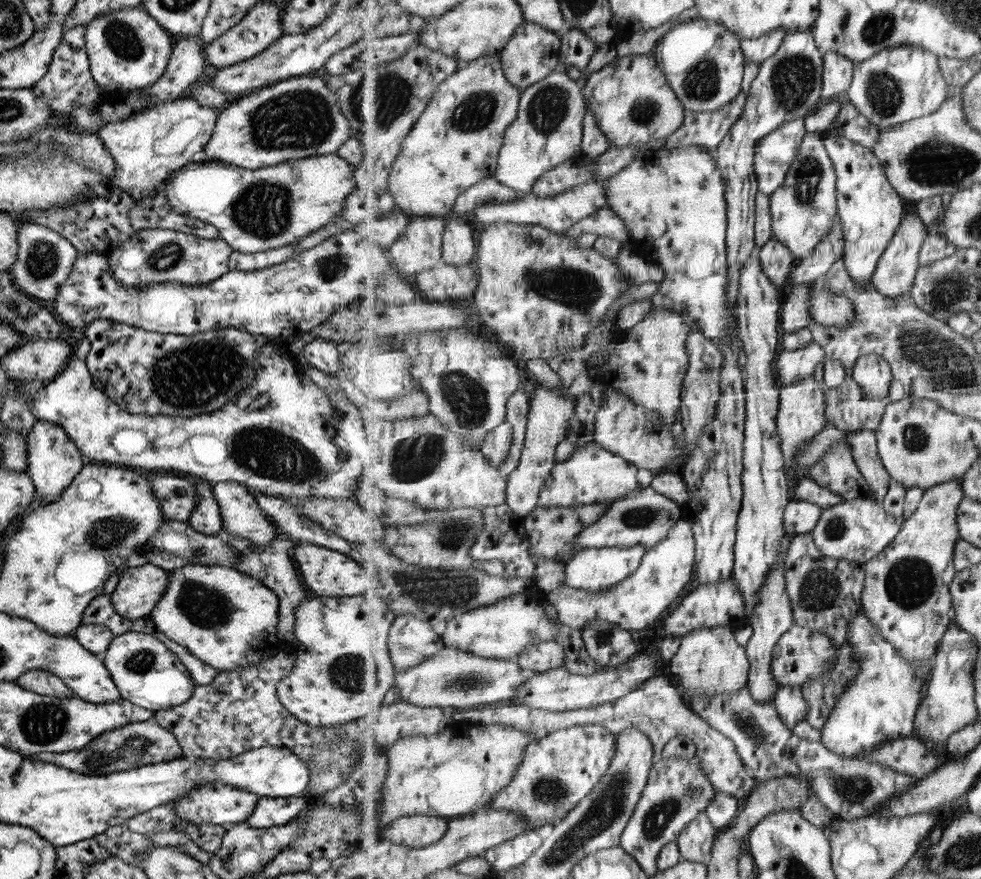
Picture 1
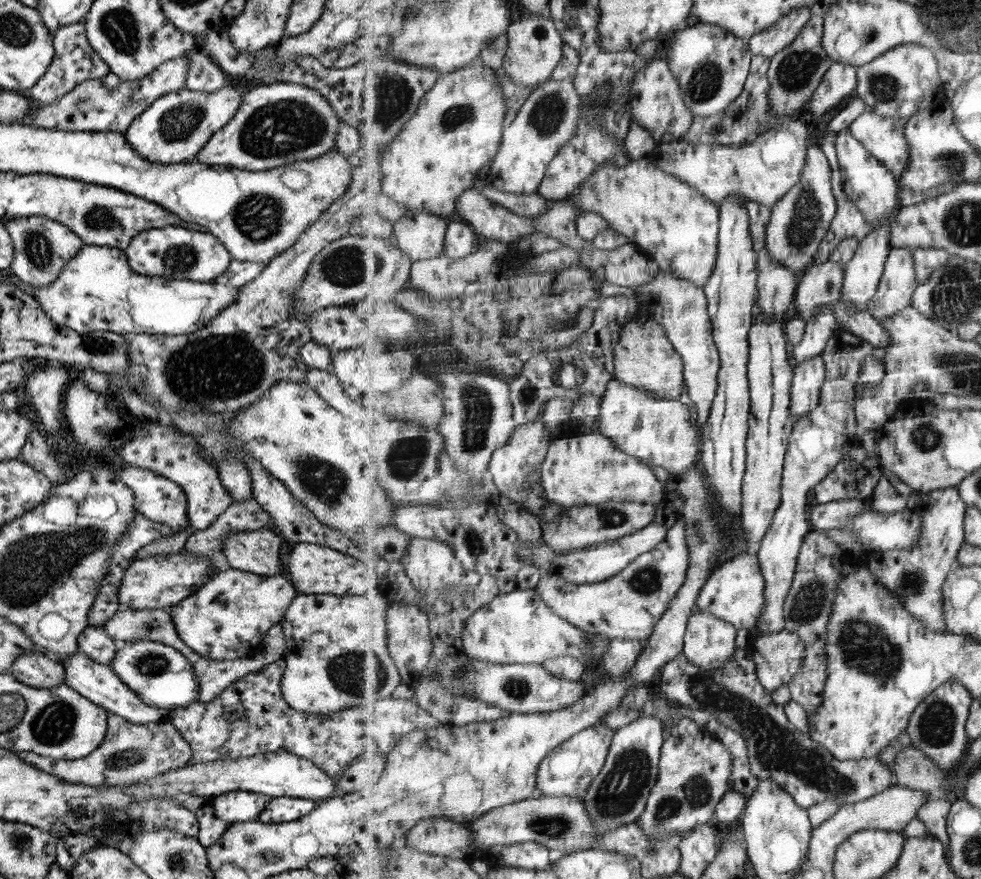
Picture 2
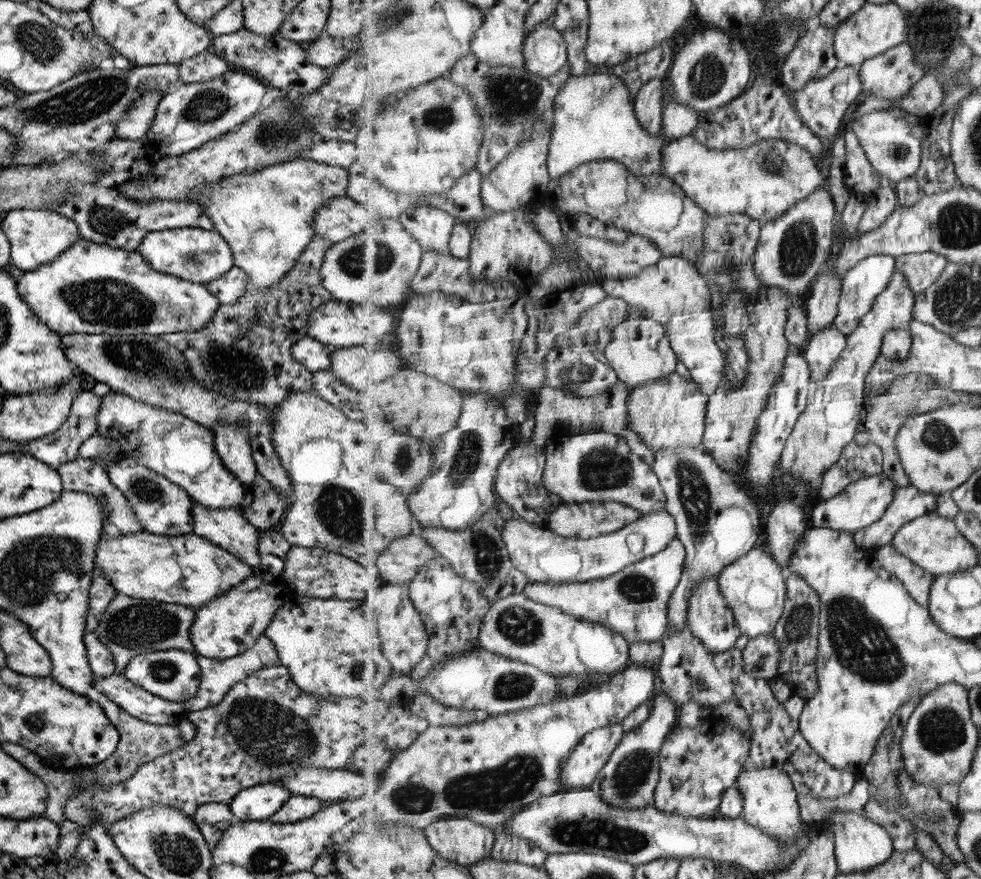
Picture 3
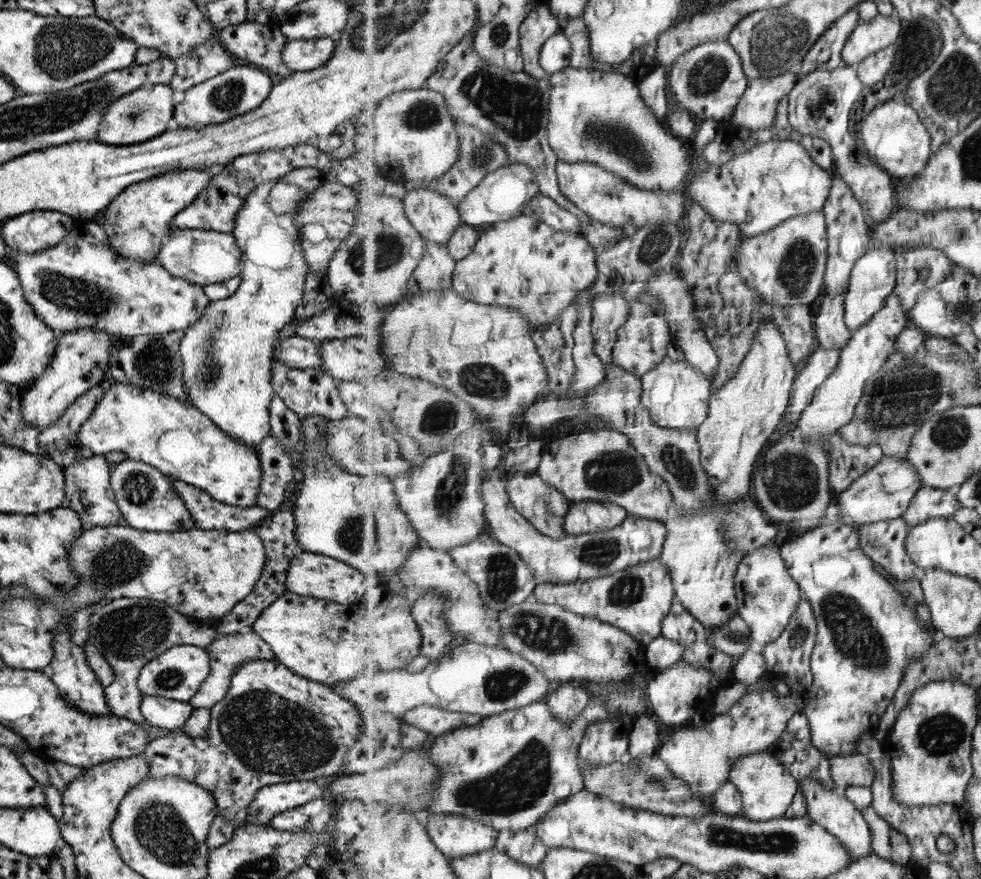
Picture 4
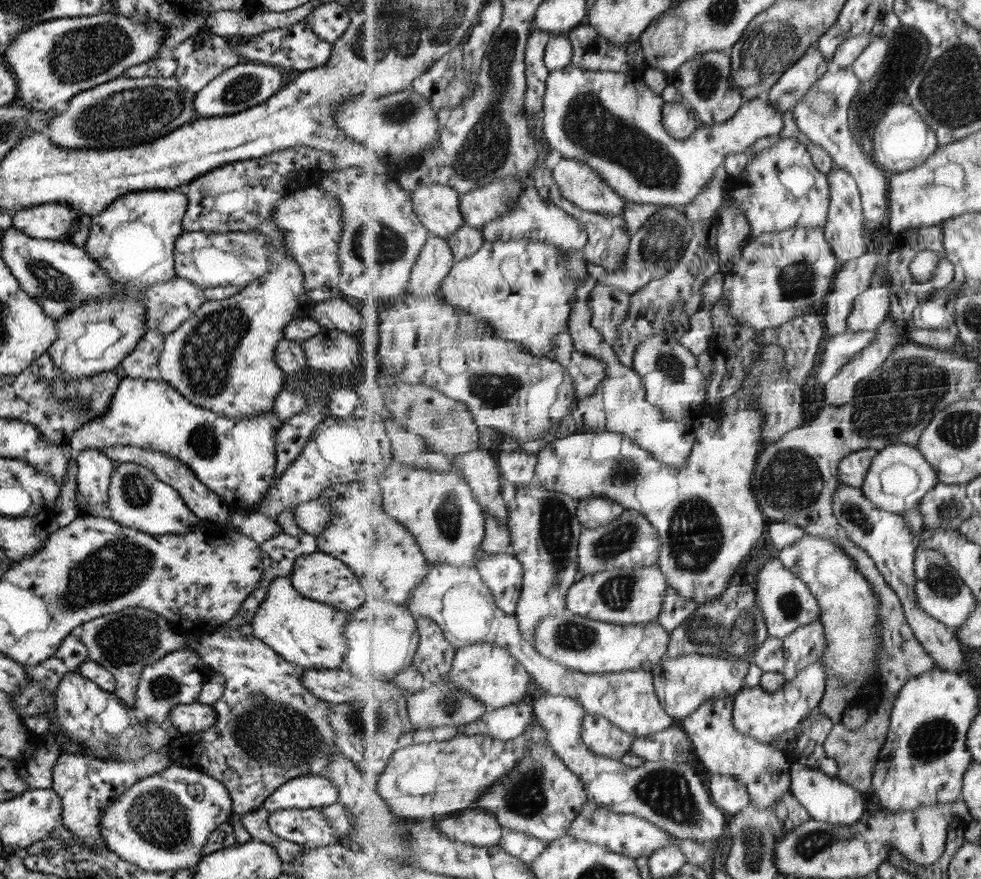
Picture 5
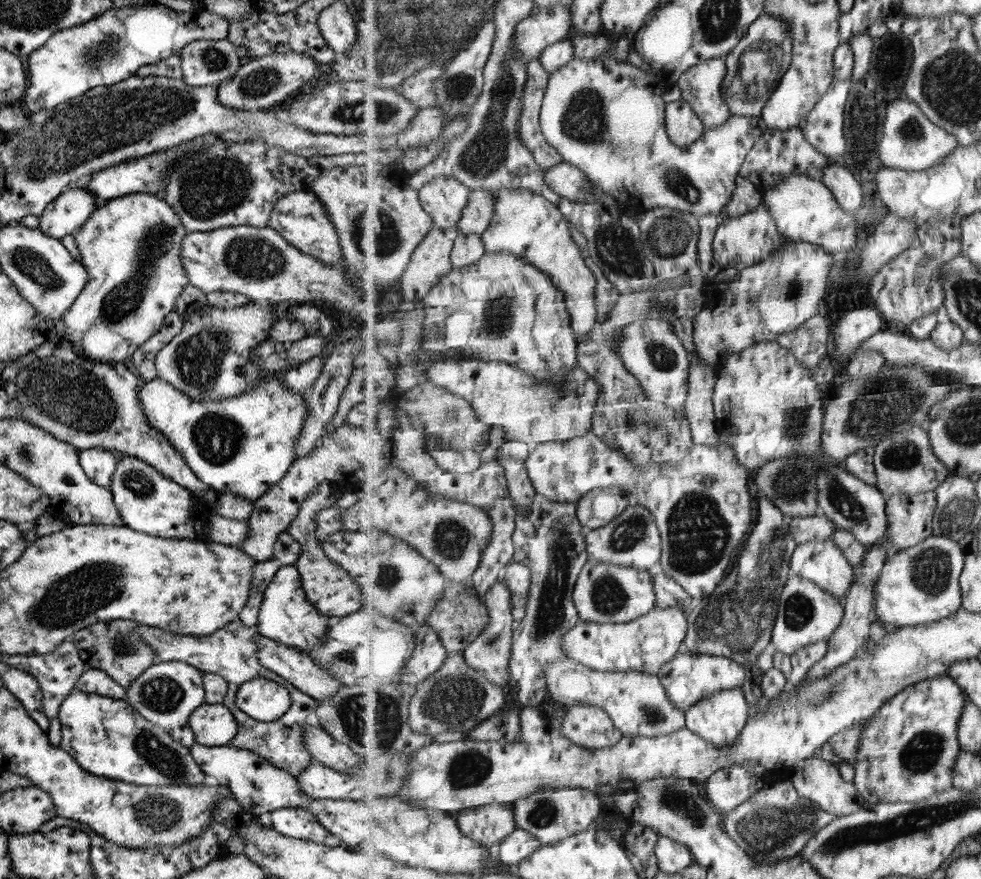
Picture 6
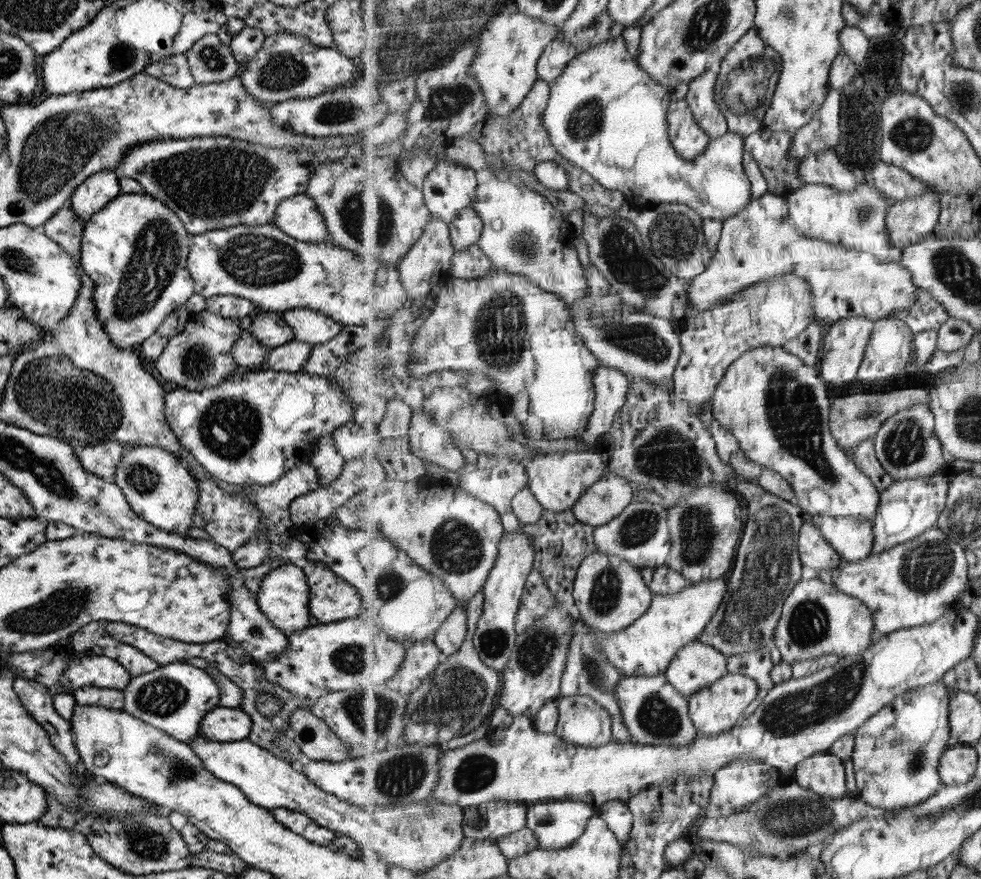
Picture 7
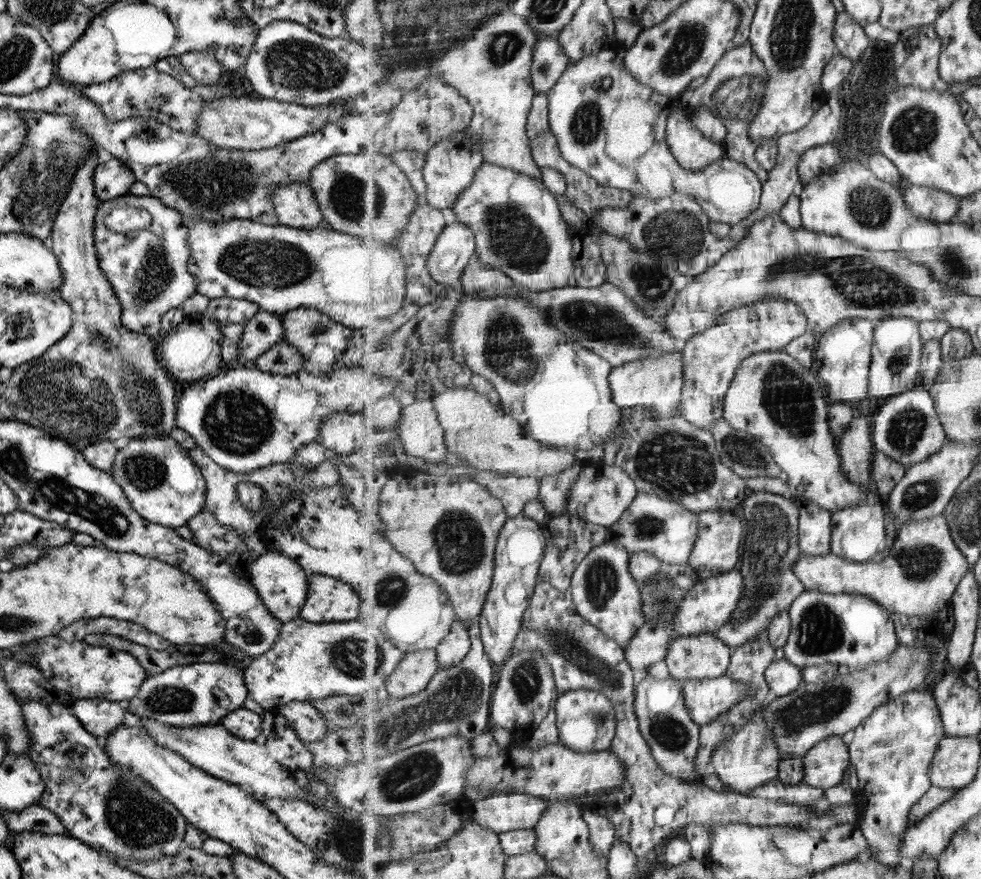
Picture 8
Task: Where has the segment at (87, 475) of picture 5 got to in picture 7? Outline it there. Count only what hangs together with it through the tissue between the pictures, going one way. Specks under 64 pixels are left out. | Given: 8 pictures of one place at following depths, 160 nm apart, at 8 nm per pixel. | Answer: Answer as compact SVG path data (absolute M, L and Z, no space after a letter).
M110 441L83 448L76 456L79 464L91 474L109 483L114 482L114 472L121 460L123 446L116 441Z

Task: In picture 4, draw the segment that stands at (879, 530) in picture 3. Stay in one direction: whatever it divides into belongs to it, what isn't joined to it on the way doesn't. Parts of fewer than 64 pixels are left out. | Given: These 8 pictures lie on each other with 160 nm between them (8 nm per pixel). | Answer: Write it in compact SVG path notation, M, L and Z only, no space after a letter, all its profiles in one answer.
M957 486L947 490L921 488L913 497L903 520L907 520L909 527L915 527L933 518L954 517L963 508L958 499L959 489Z

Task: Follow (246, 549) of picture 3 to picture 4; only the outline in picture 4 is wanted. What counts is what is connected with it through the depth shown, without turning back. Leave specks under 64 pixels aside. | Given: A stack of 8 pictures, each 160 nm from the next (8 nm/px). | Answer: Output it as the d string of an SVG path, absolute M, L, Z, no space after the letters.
M166 476L177 496L183 501L191 516L195 529L205 531L239 532L255 529L268 513L253 505L249 508L236 507L213 500L205 491Z

